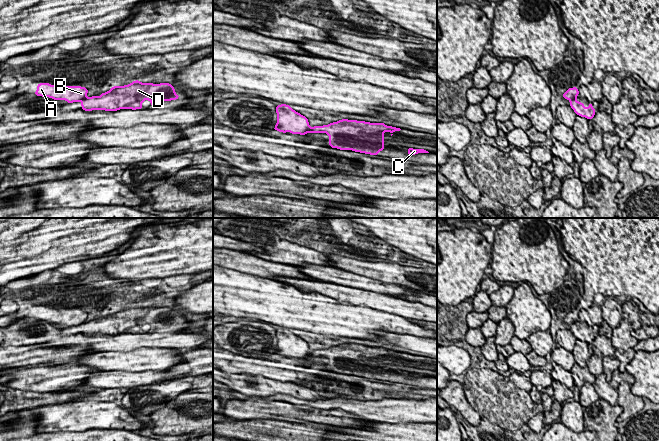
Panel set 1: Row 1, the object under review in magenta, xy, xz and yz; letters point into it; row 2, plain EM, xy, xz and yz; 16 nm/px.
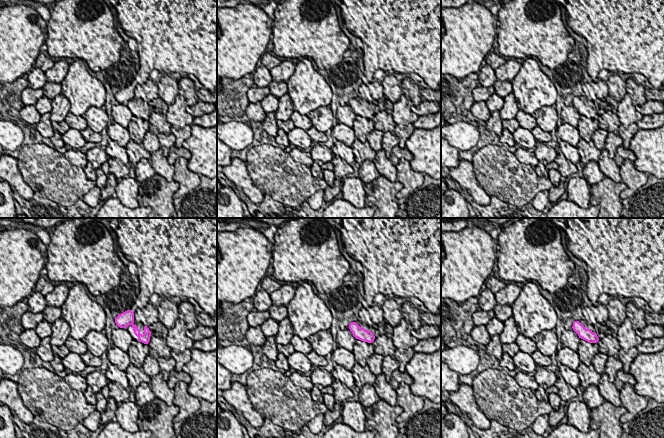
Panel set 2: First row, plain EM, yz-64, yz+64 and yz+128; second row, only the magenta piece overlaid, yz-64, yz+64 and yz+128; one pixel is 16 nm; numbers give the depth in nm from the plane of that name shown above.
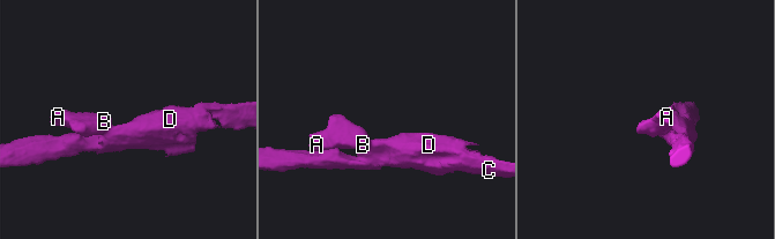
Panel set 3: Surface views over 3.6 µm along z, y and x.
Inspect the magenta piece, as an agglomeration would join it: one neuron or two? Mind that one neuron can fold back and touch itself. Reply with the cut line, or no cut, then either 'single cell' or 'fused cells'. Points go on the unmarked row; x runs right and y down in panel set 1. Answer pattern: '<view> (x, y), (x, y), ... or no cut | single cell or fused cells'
yz (575, 322), (569, 324) | fused cells

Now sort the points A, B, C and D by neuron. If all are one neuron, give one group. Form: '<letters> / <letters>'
A B / C D

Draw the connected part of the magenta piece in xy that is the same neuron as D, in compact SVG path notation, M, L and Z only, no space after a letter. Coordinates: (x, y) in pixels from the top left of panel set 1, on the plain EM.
M139 304L124 310L114 310L99 321L92 320L81 325L82 334L117 335L120 333L143 333L142 326L149 324L151 330L159 331L163 325L180 322L170 307L141 307Z

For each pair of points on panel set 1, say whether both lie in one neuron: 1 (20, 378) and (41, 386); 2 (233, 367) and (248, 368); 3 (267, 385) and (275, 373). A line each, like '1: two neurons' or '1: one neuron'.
1: one neuron
2: one neuron
3: two neurons

